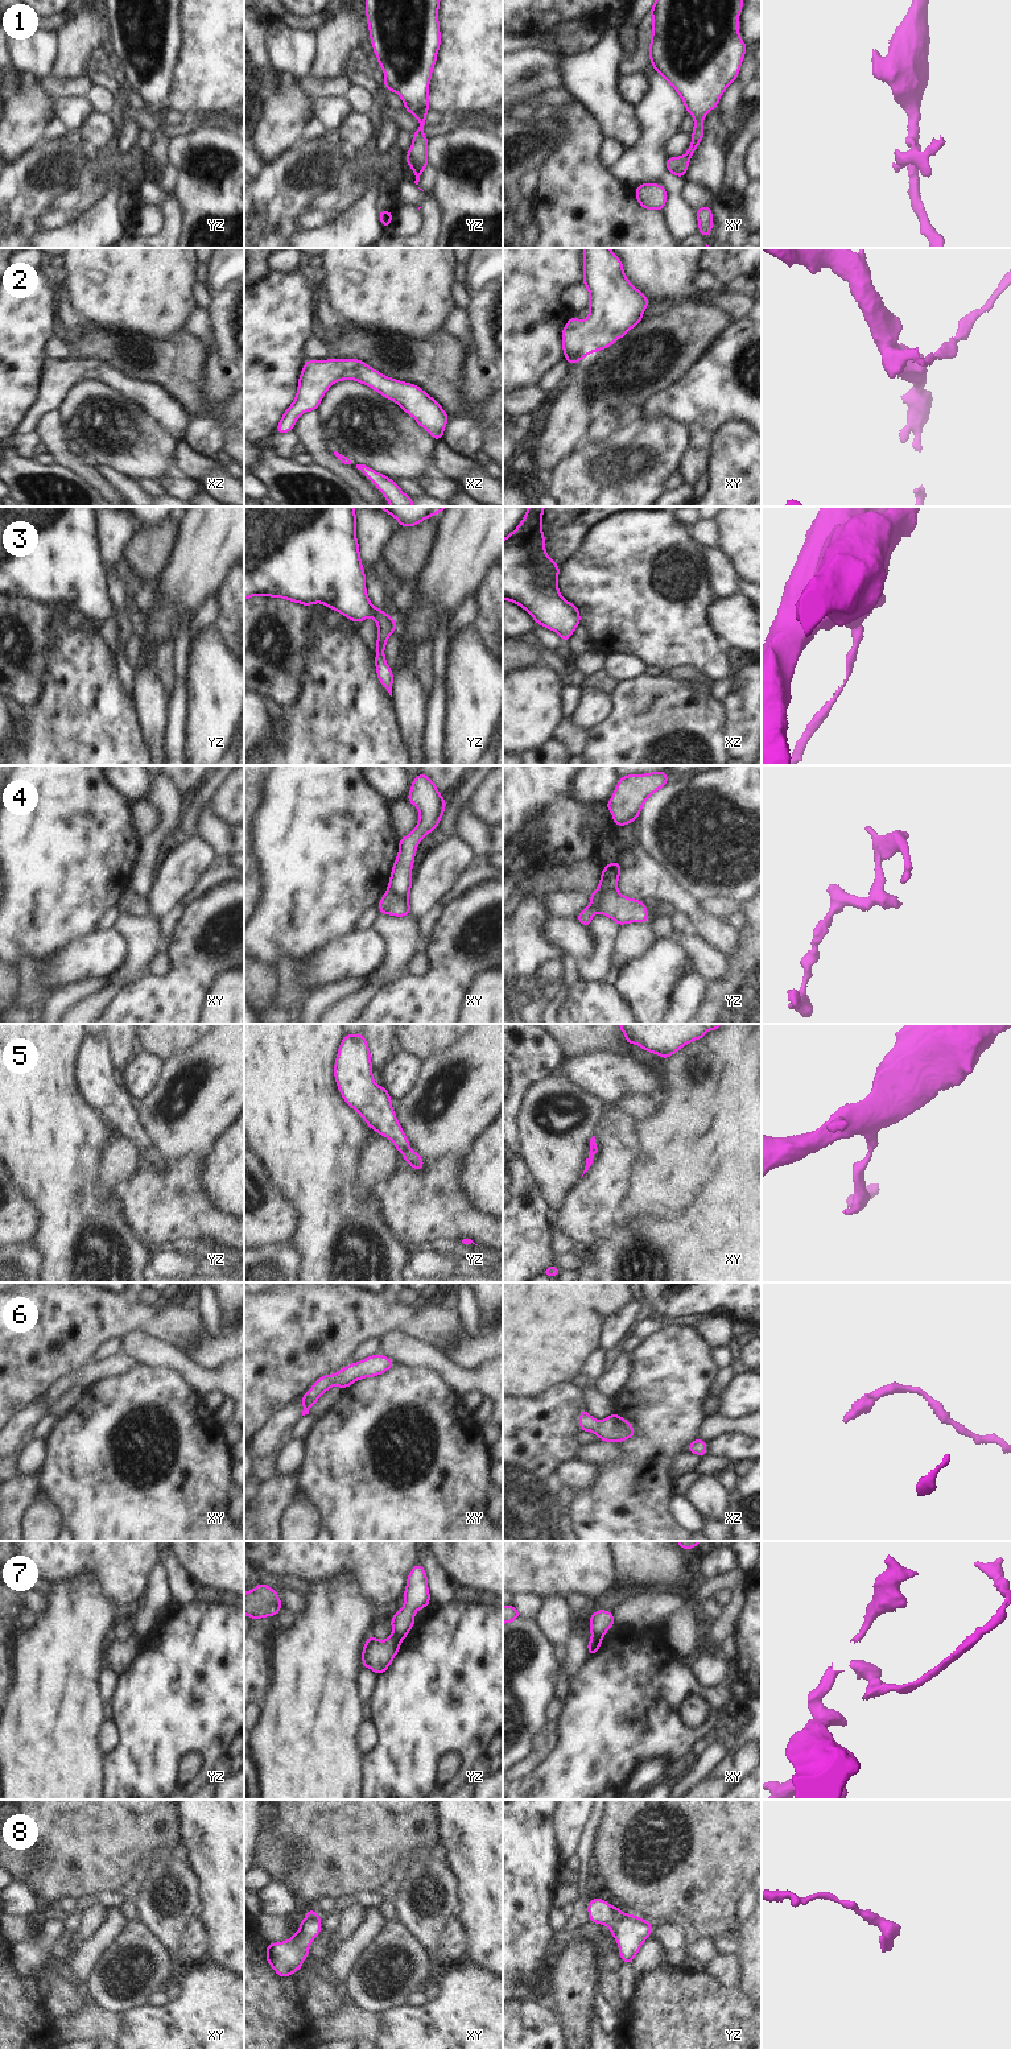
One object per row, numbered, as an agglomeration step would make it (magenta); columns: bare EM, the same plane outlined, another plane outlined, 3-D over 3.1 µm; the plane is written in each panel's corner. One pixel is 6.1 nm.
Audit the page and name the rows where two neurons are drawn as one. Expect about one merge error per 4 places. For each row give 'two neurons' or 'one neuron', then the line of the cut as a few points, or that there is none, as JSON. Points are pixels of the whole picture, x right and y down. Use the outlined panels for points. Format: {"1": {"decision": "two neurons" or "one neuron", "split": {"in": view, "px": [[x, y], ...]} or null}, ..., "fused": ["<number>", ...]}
{"1": {"decision": "two neurons", "split": {"in": "xy", "px": [[685, 153], [689, 158]]}}, "2": {"decision": "one neuron", "split": null}, "3": {"decision": "one neuron", "split": null}, "4": {"decision": "two neurons", "split": {"in": "yz", "px": [[615, 888], [605, 888], [598, 903], [594, 907], [590, 905]]}}, "5": {"decision": "one neuron", "split": null}, "6": {"decision": "one neuron", "split": null}, "7": {"decision": "two neurons", "split": {"in": "xy", "px": [[593, 1636], [602, 1640]]}}, "8": {"decision": "one neuron", "split": null}, "fused": ["1", "4", "7"]}

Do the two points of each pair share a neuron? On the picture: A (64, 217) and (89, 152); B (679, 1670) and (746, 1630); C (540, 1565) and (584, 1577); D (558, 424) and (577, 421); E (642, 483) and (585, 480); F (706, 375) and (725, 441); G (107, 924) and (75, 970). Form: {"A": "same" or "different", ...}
{"A": "different", "B": "different", "C": "same", "D": "same", "E": "same", "F": "different", "G": "different"}

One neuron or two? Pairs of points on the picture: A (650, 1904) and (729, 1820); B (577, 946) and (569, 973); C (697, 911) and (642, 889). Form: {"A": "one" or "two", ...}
{"A": "one", "B": "two", "C": "one"}

